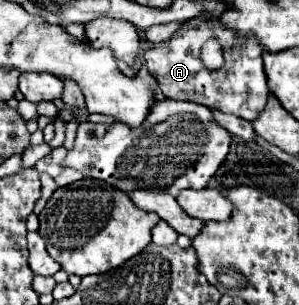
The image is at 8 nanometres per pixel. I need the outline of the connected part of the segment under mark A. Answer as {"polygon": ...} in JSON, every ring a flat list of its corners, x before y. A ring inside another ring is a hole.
{"polygon":[[198,17,186,21,168,41,154,43,154,47,150,47,144,53,144,59,148,63,150,75,158,81,162,93,168,99,194,101,218,109,222,113,232,113,246,121,254,121,264,109,270,93,262,65,262,51,264,45,260,45,260,41,254,35,242,39,234,29,220,25,220,21,216,19,200,21],[210,37,218,37,224,47,226,63,220,71,208,71,200,59,200,43]]}

